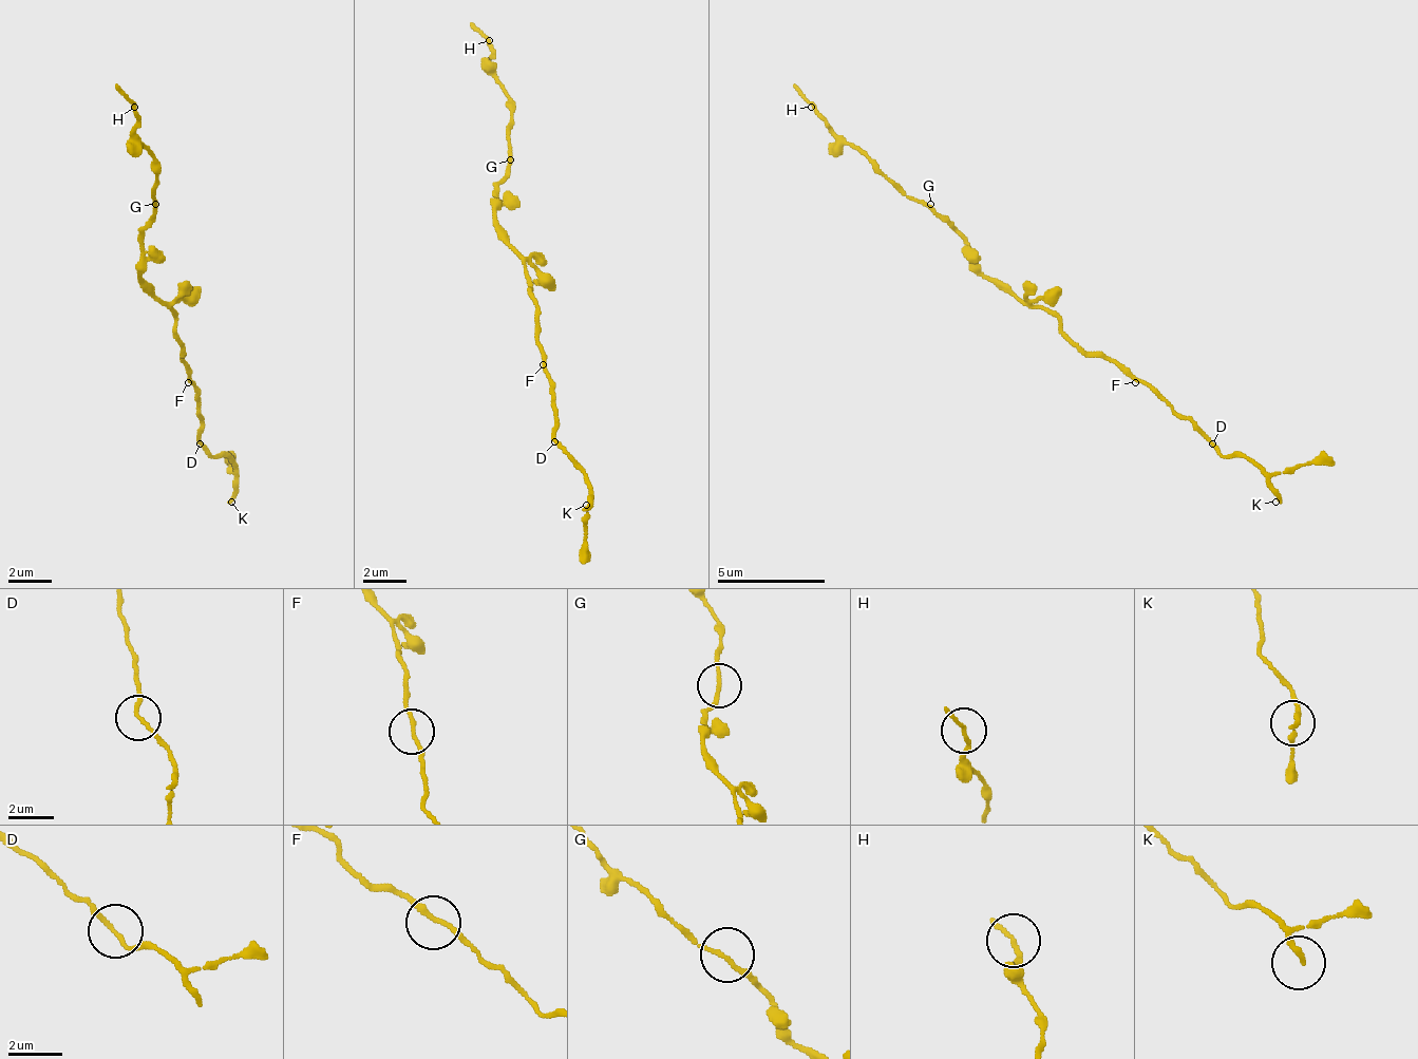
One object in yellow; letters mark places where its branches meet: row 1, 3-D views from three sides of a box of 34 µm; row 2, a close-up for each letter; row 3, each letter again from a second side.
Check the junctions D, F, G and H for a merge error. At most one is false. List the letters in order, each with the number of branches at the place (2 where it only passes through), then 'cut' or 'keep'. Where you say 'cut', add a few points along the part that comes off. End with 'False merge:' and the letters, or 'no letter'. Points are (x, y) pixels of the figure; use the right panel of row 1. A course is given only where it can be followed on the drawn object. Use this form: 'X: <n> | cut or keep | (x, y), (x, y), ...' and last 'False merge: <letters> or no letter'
D: 2 | keep
F: 2 | keep
G: 2 | keep
H: 2 | keep
False merge: no letter

